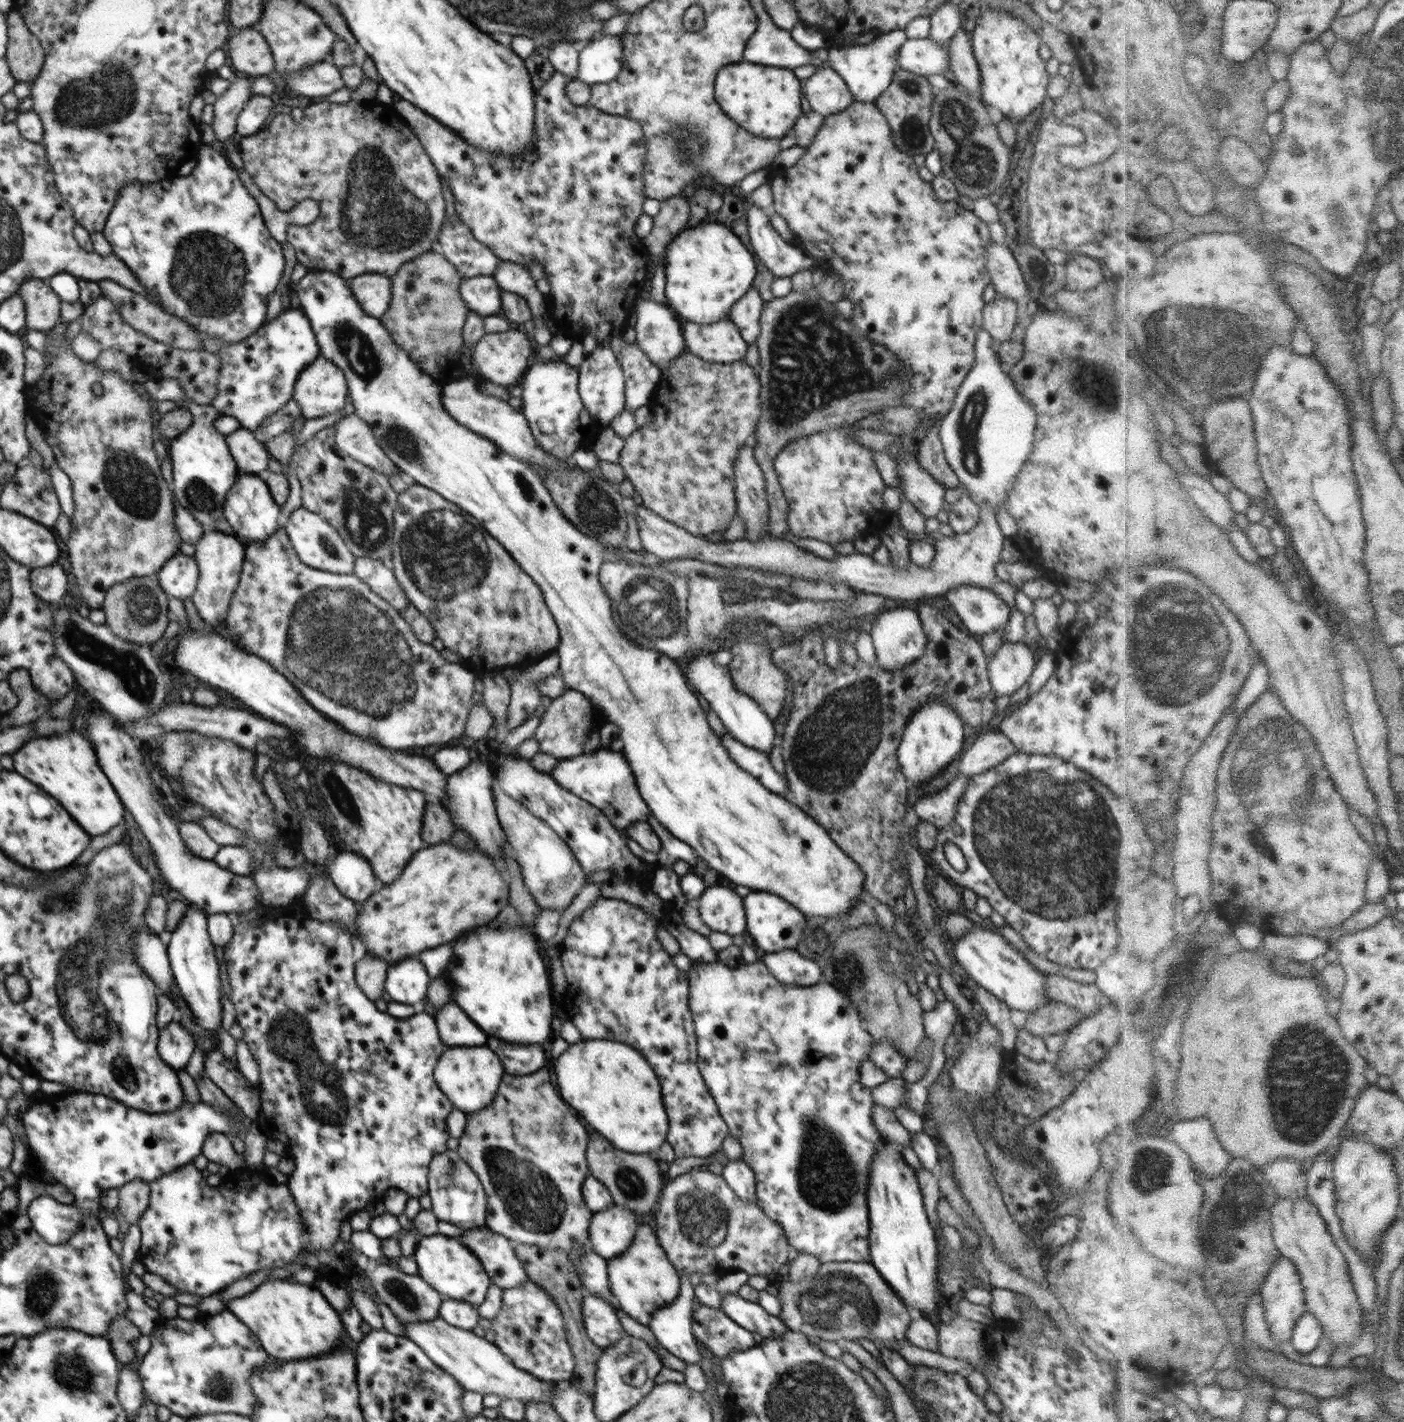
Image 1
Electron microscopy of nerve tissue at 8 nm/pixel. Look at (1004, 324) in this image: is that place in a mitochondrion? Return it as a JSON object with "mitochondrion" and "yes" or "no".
{"mitochondrion":"no"}

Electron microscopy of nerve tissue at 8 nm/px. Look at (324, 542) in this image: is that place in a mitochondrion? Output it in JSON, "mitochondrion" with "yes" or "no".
{"mitochondrion":"yes"}

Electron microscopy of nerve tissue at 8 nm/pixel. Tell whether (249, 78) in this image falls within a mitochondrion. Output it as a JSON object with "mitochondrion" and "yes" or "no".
{"mitochondrion":"no"}

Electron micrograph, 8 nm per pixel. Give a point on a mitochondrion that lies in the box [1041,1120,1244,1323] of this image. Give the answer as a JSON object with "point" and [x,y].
{"point":[1150,1169]}

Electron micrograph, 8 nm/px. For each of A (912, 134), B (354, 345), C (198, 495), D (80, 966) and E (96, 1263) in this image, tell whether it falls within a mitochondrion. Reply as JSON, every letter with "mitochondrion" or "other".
{"A":"mitochondrion","B":"mitochondrion","C":"mitochondrion","D":"mitochondrion","E":"other"}

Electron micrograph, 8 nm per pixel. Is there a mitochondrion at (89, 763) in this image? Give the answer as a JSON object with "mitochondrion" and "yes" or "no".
{"mitochondrion":"no"}

